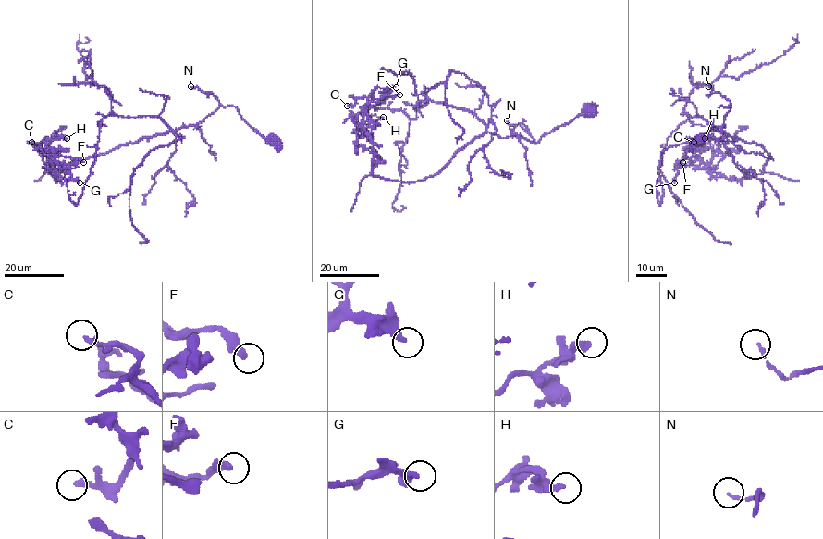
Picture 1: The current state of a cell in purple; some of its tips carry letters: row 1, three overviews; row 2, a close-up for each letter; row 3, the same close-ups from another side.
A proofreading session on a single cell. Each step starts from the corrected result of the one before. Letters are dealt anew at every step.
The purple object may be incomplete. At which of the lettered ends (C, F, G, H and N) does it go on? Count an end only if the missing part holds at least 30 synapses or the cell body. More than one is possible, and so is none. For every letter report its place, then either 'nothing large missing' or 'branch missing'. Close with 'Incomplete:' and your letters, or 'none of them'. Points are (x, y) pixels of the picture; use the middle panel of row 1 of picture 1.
C: at (347, 106); nothing large missing
F: at (399, 94); nothing large missing
G: at (396, 87); nothing large missing
H: at (383, 117); nothing large missing
N: at (507, 120); nothing large missing
Incomplete: none of them

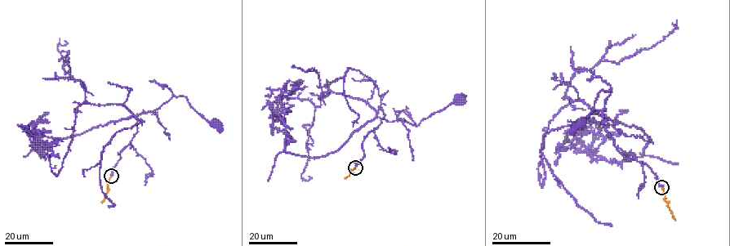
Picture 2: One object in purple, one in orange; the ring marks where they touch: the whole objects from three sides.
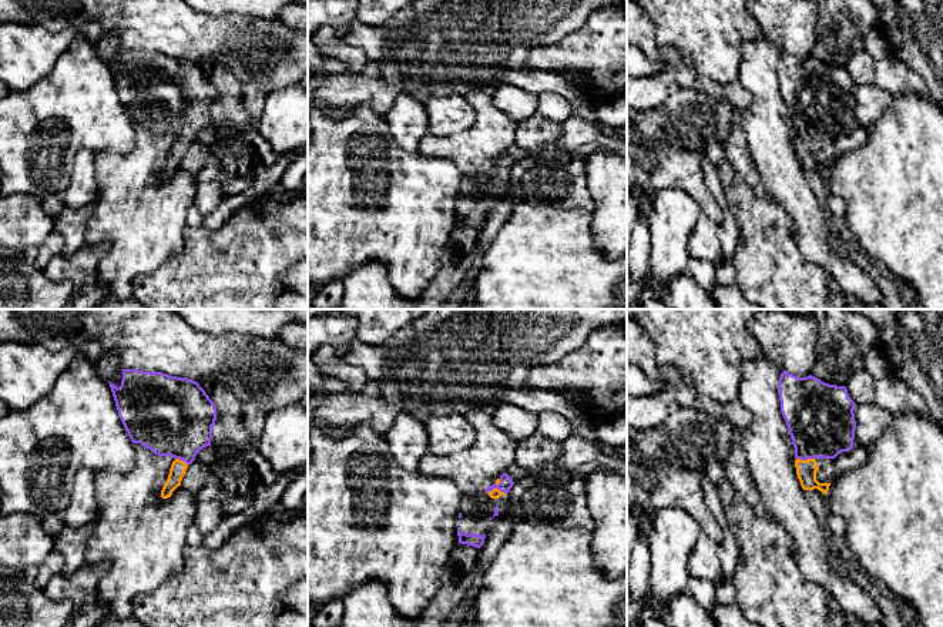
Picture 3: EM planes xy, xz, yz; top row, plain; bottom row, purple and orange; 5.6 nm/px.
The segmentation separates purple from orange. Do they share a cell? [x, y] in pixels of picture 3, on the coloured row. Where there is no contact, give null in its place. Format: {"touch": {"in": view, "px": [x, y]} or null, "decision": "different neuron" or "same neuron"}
{"touch": {"in": "yz", "px": [805, 459]}, "decision": "same neuron"}

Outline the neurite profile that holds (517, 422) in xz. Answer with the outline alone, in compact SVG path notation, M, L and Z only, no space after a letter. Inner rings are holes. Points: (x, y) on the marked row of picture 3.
M504 403L493 413L493 423L520 442L538 430L538 415L517 405Z

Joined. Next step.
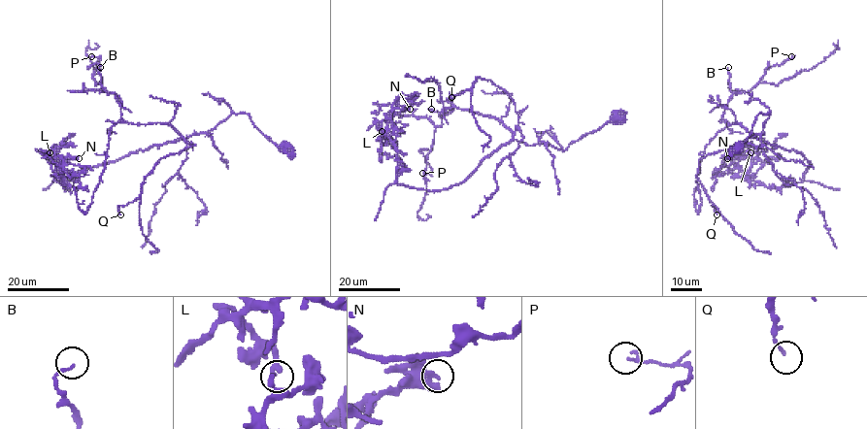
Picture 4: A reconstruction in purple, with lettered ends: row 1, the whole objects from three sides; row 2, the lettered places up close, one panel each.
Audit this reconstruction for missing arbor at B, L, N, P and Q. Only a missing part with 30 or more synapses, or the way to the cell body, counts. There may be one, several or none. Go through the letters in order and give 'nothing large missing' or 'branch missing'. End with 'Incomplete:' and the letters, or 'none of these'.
B: nothing large missing
L: nothing large missing
N: nothing large missing
P: nothing large missing
Q: nothing large missing
Incomplete: none of these

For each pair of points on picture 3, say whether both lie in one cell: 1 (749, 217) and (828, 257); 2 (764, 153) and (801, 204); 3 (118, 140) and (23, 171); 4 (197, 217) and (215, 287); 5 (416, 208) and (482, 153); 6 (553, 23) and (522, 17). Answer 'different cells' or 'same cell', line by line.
1: different cells
2: same cell
3: same cell
4: different cells
5: different cells
6: same cell

